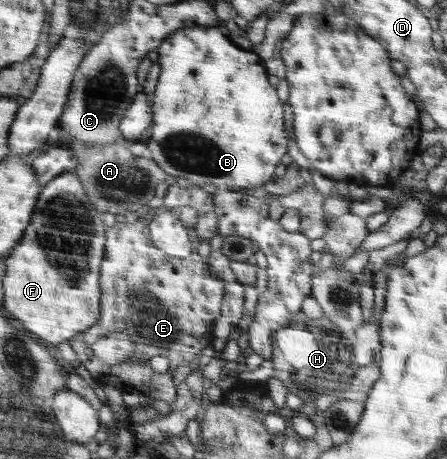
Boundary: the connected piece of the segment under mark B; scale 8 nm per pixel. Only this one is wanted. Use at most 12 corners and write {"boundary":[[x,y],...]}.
{"boundary":[[215,26],[171,33],[146,145],[232,191],[287,153],[265,60]]}

